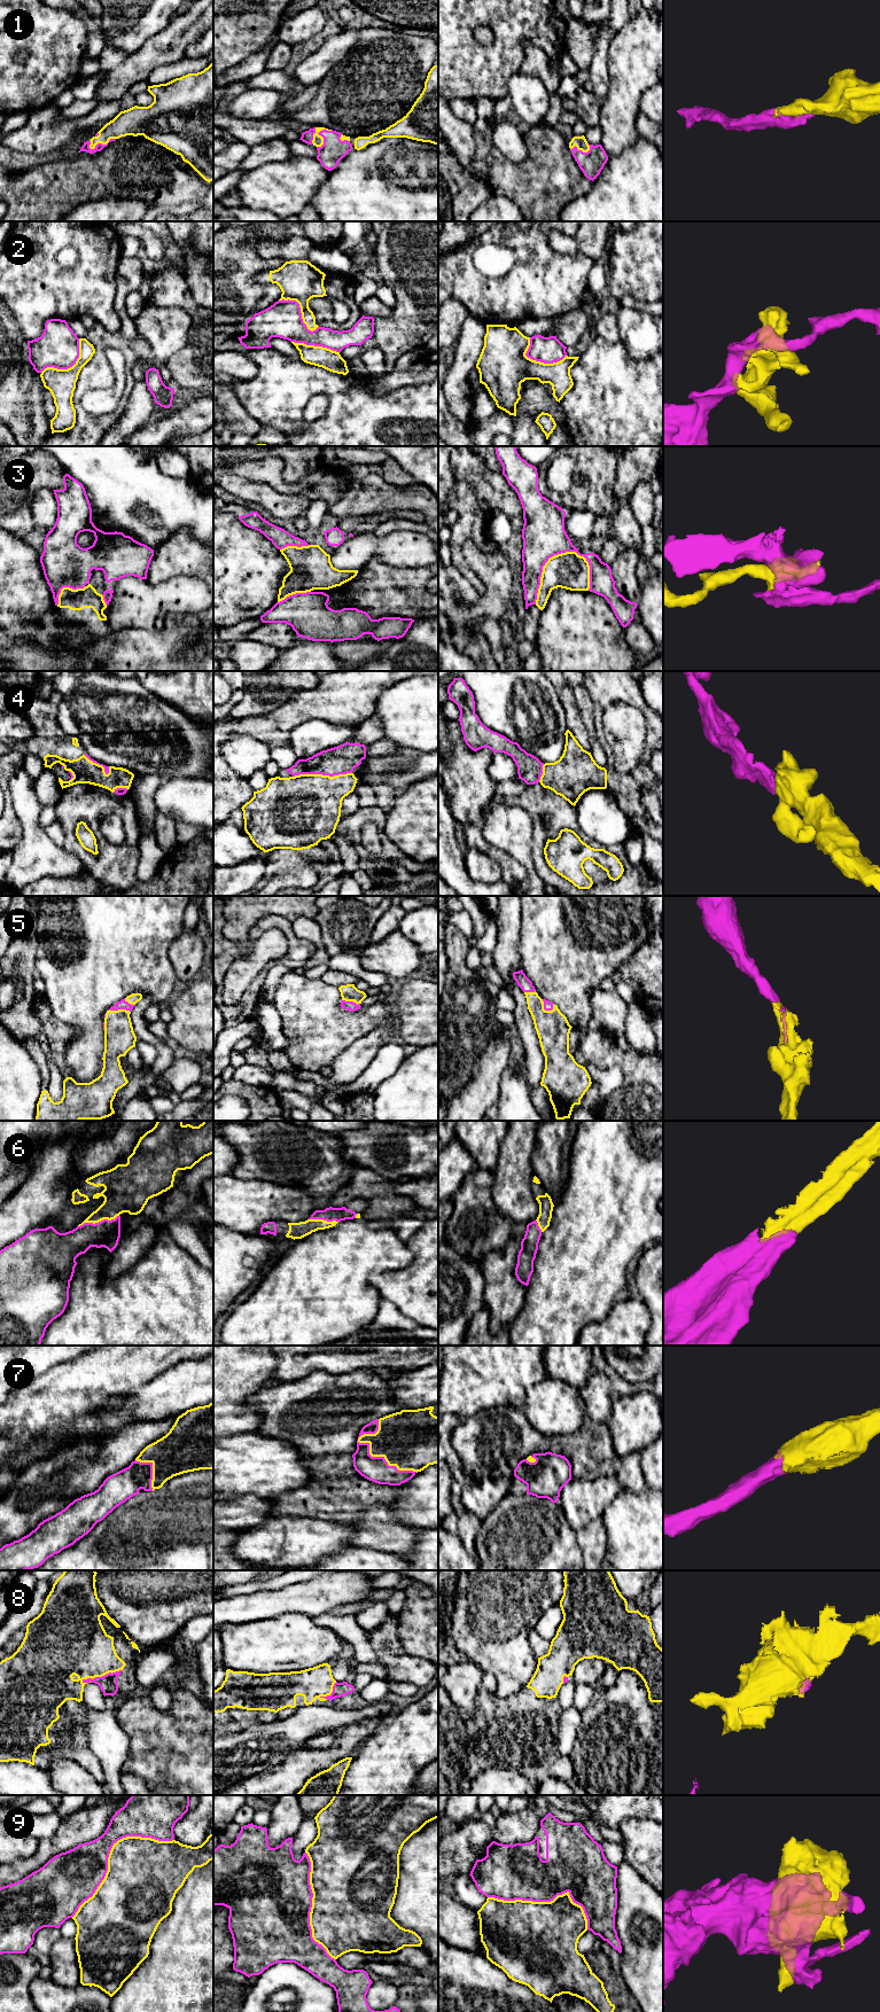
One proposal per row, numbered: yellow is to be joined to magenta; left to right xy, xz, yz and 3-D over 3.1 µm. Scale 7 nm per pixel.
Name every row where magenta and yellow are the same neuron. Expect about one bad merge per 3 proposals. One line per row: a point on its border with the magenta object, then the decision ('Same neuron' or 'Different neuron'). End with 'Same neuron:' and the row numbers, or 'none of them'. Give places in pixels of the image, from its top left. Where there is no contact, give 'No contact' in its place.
1: Touches magenta at xz (319, 132). Same neuron
2: Touches magenta at xy (69, 367). Different neuron
3: Touches magenta at yz (546, 561). Different neuron
4: Touches magenta at xz (321, 773). Same neuron
5: Touches magenta at yz (544, 1008). Same neuron
6: Touches magenta at xy (99, 1222). Same neuron
7: Touches magenta at xz (383, 1458). Same neuron
8: Touches magenta at xy (102, 1676). Same neuron
9: Touches magenta at xy (109, 1851). Different neuron
Same neuron: 1, 4, 5, 6, 7, 8

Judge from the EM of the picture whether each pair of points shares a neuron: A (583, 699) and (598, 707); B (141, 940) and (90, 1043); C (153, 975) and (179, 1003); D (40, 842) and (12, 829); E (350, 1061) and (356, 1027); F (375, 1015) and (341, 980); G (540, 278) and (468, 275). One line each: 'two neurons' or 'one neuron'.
A: two neurons
B: one neuron
C: two neurons
D: two neurons
E: two neurons
F: two neurons
G: one neuron

